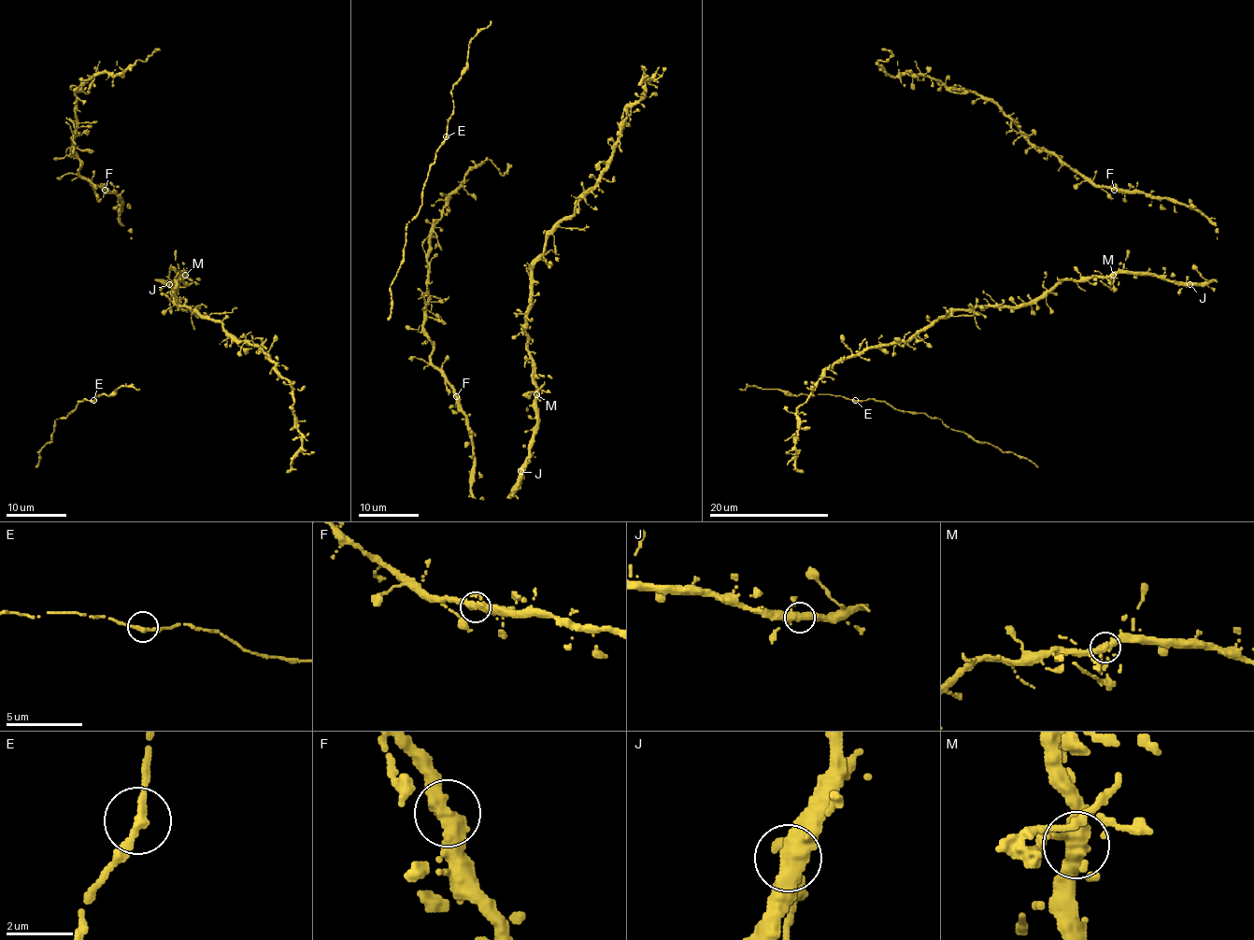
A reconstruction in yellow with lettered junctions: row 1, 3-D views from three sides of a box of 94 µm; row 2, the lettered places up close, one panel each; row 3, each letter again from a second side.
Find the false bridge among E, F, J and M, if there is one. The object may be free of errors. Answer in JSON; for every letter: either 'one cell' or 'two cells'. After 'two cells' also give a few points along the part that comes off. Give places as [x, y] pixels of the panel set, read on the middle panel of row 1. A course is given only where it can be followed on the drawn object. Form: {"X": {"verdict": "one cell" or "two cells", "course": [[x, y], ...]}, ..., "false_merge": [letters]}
{"E": {"verdict": "one cell"}, "F": {"verdict": "one cell"}, "J": {"verdict": "one cell"}, "M": {"verdict": "one cell"}, "false_merge": []}

